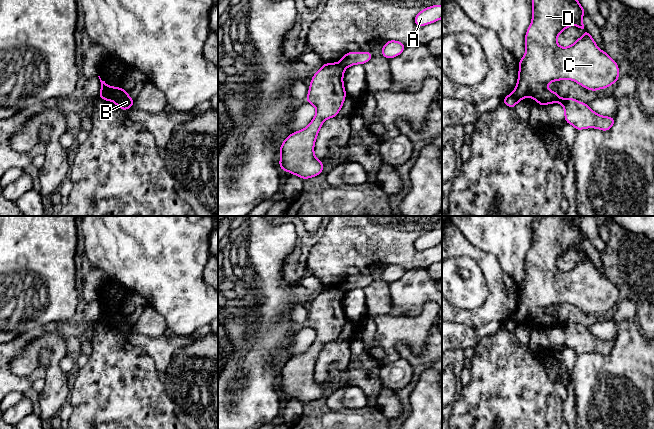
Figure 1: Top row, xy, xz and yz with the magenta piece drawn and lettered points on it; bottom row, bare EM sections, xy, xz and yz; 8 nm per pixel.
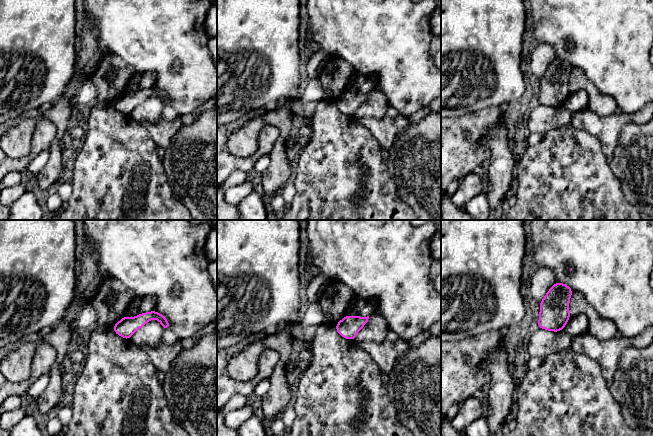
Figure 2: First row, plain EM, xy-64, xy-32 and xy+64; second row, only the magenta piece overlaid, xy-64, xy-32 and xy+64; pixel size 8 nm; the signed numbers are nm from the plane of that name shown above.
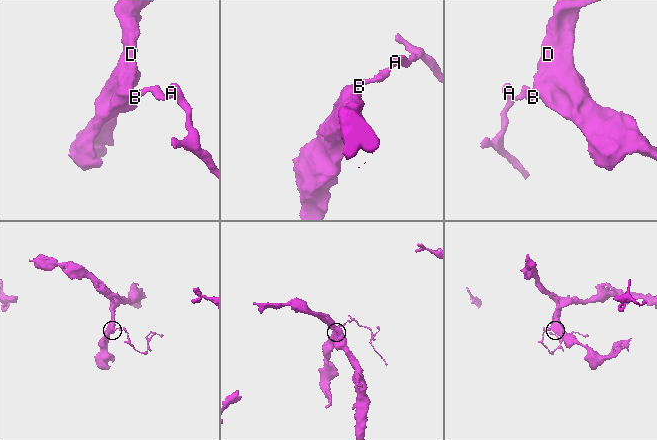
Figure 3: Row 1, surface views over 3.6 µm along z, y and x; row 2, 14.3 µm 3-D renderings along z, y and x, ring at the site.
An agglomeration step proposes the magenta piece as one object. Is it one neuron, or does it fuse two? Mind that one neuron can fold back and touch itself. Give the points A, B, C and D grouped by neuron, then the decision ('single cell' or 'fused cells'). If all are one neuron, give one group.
groups A B / C D; fused cells

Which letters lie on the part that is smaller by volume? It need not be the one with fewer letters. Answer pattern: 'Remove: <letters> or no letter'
Remove: A, B

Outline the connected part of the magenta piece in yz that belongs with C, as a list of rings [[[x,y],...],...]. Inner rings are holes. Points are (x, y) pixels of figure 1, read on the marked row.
[[[532,0],[532,22],[525,35],[526,53],[519,61],[518,81],[514,93],[518,101],[528,96],[535,99],[539,106],[561,103],[564,106],[565,122],[573,125],[577,131],[585,128],[608,131],[613,126],[615,117],[596,114],[586,103],[573,98],[560,98],[555,91],[546,87],[552,81],[570,79],[588,90],[597,91],[617,82],[620,76],[618,65],[607,52],[597,47],[581,21],[584,13],[585,10],[577,0]],[[571,25],[576,25],[586,34],[571,46],[560,47],[556,38]]]

